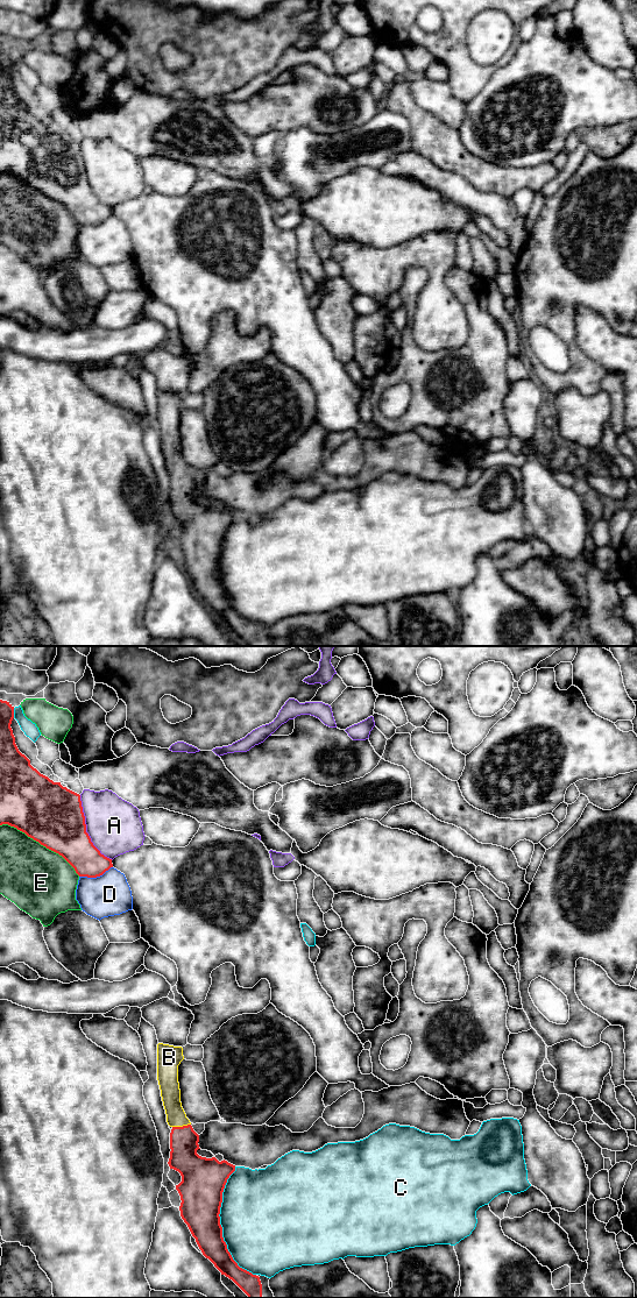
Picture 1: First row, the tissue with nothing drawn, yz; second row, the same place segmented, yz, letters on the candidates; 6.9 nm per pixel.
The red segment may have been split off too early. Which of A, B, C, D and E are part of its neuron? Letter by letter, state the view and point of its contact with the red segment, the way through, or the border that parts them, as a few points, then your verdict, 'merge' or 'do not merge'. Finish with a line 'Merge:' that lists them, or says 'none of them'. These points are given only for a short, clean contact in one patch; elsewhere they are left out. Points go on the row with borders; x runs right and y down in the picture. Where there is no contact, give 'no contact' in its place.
A: yz (85, 830) | do not merge
B: yz (181, 1127) | across yz (184, 1158), (181, 1127), (172, 1107), (170, 1093) | merge
C: yz (220, 1225) | do not merge
D: yz (96, 877) | do not merge
E: yz (41, 844) | do not merge
Merge: B

